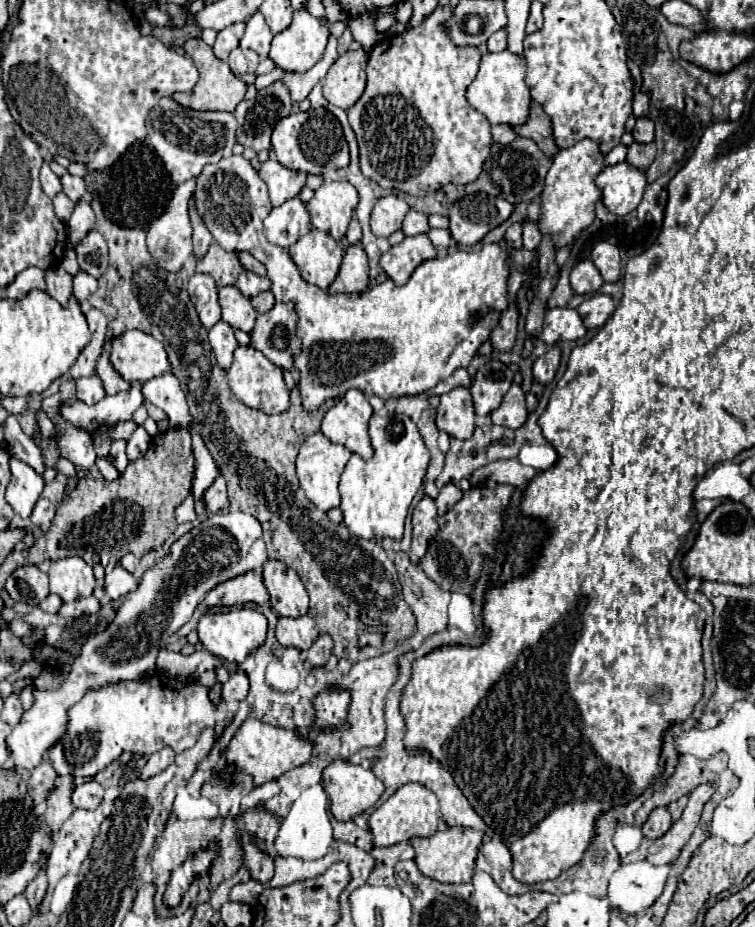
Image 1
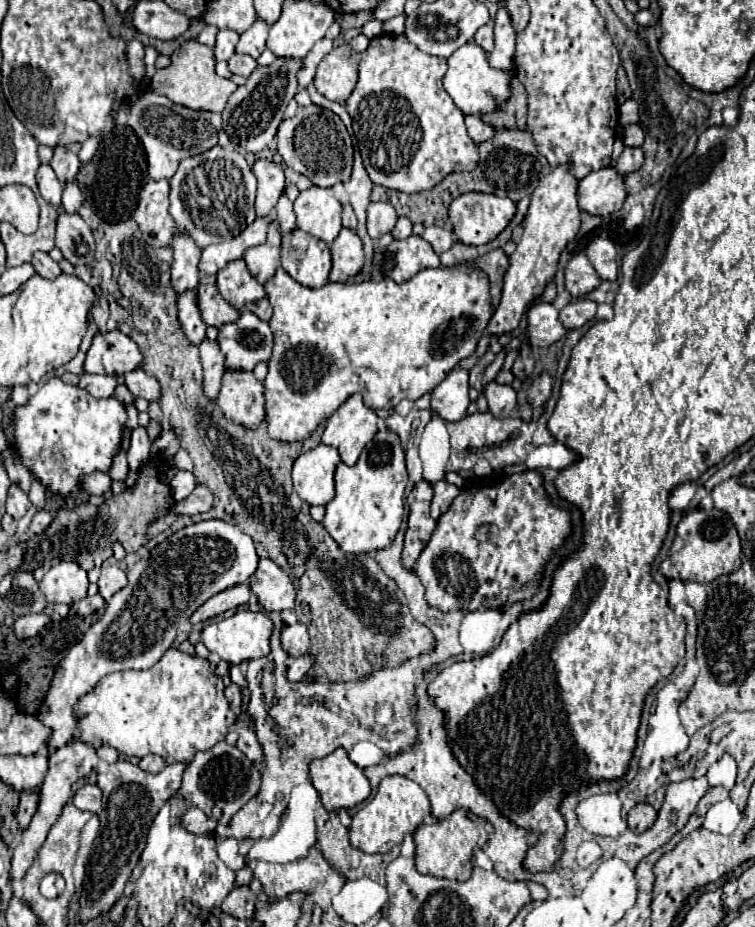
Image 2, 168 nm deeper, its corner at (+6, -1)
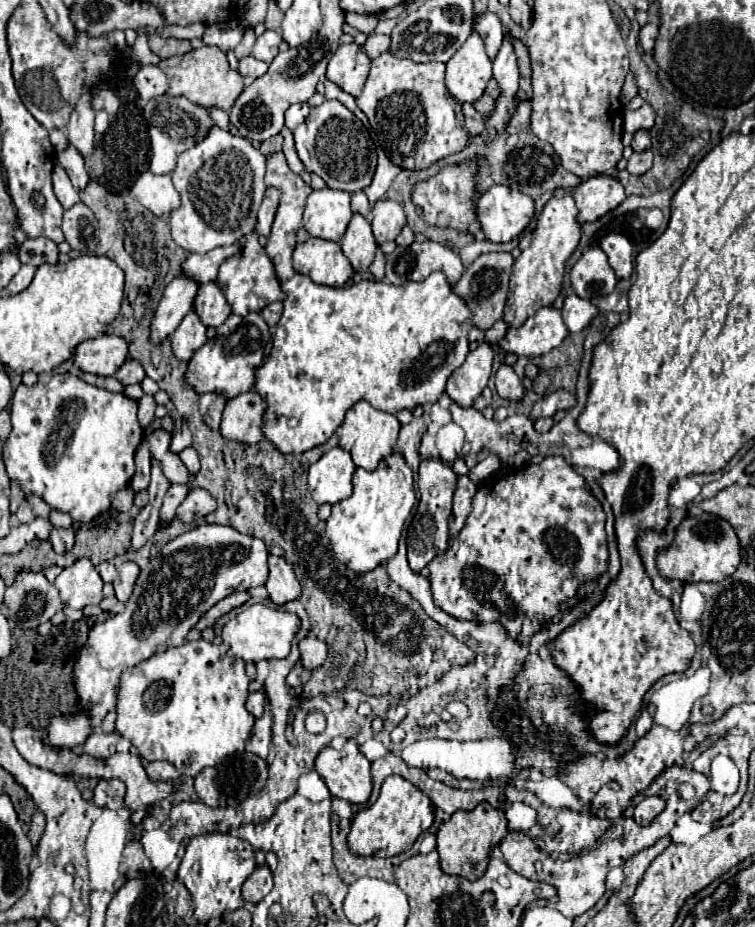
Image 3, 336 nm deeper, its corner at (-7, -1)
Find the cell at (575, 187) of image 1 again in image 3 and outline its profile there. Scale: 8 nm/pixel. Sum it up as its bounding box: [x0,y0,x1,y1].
[503,190,581,326]

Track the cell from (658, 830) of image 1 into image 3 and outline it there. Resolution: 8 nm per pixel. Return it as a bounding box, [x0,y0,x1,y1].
[633,796,665,826]

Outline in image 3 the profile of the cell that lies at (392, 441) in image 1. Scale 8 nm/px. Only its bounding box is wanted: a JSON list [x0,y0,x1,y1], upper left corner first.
[325,454,413,572]

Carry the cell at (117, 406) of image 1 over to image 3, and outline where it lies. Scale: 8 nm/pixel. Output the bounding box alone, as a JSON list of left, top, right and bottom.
[3,374,143,522]

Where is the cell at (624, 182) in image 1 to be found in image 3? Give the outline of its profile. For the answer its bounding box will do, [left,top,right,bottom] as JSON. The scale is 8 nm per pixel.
[573,174,625,224]

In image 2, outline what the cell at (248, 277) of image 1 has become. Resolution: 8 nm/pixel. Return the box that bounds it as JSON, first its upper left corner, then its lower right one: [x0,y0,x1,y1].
[216,260,266,308]

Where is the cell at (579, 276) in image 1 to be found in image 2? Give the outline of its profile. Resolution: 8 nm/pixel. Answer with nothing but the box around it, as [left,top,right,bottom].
[566,254,600,298]

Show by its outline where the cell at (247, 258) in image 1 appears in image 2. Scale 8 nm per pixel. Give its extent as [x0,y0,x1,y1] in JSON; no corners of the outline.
[244,222,280,284]

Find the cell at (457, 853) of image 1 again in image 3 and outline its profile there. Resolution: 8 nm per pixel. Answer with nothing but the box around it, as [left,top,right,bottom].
[437,802,509,880]

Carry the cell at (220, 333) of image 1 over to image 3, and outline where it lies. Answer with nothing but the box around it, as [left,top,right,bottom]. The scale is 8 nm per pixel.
[199,394,225,430]

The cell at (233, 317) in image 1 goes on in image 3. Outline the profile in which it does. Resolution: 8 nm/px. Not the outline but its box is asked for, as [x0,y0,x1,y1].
[193,282,231,328]

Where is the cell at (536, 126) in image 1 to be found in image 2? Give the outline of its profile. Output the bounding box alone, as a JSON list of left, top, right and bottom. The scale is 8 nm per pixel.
[482,76,528,130]

